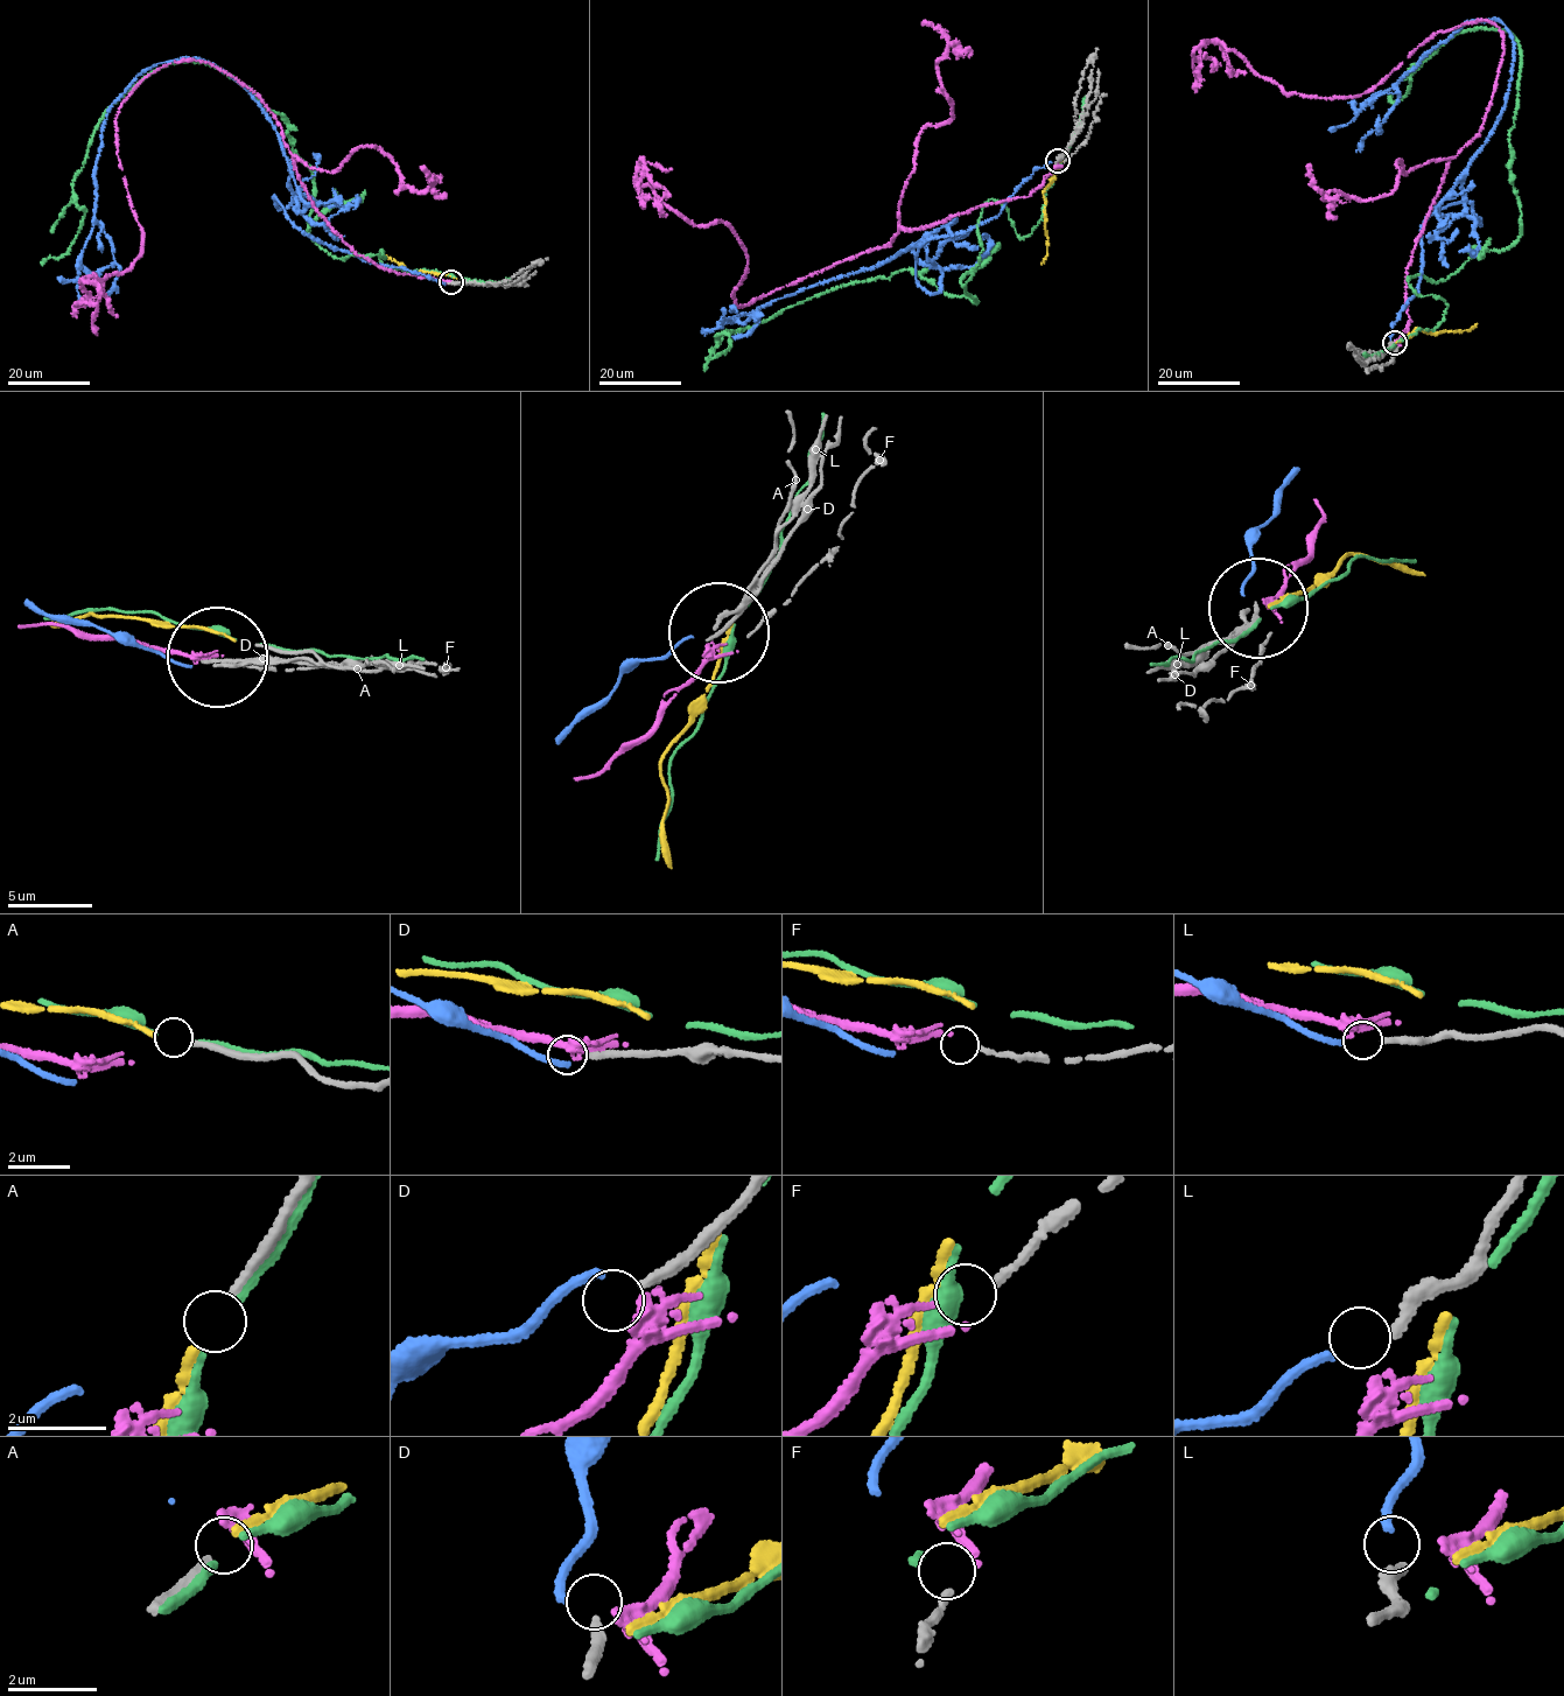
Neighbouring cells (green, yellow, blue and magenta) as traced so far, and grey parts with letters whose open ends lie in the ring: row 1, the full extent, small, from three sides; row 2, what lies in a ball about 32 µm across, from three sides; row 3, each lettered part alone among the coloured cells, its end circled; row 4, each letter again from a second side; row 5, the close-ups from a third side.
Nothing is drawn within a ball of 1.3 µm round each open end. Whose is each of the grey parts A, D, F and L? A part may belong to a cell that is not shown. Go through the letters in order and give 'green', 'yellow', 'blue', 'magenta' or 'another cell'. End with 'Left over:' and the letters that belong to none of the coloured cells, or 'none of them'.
A: yellow
D: another cell
F: magenta
L: blue
Left over: D

